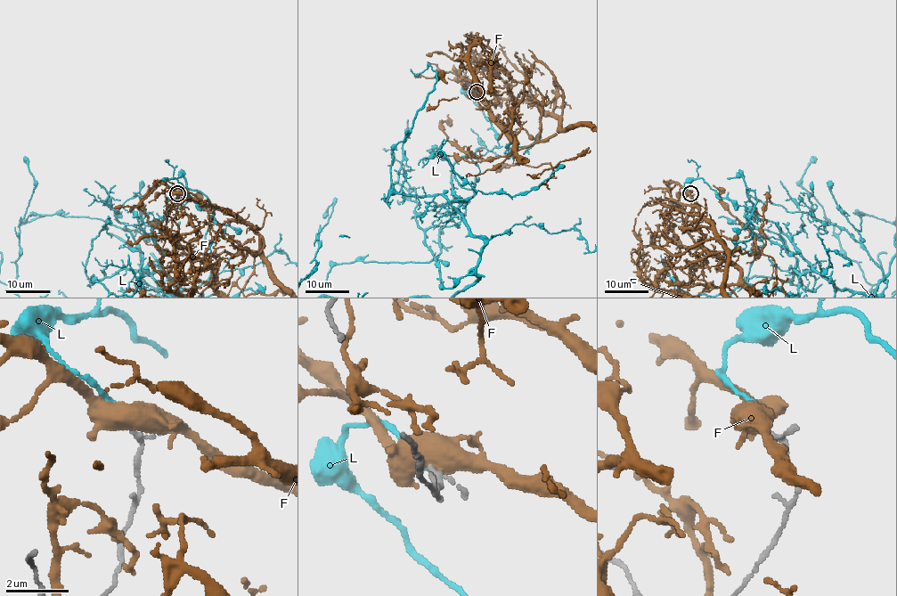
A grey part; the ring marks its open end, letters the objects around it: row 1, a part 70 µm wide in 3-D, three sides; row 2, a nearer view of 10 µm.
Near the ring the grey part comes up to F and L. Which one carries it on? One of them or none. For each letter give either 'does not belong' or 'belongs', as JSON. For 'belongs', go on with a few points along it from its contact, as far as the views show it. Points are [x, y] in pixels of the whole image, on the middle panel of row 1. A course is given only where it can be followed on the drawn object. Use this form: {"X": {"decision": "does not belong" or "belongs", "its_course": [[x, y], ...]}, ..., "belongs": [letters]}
{"F": {"decision": "does not belong"}, "L": {"decision": "belongs"}, "belongs": ["L"]}

